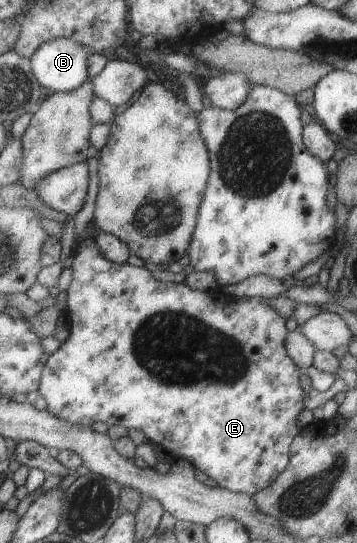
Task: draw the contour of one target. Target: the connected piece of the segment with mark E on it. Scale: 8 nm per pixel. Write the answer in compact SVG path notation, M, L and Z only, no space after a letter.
M91 221L80 231L80 235L70 251L68 268L71 271L71 282L67 287L64 317L68 322L67 339L54 353L51 353L42 368L37 391L46 402L45 410L59 420L81 426L91 426L94 422L102 422L108 427L122 425L142 431L146 441L157 446L171 459L186 459L194 468L200 469L207 477L213 479L218 486L234 493L245 493L253 496L257 491L268 487L268 484L280 475L289 462L289 445L298 433L296 417L304 408L302 406L303 391L298 382L301 369L291 360L284 347L284 338L289 332L285 320L265 299L258 296L251 298L232 298L221 293L219 289L211 291L193 290L184 283L160 282L152 276L152 272L144 268L112 263L106 259L95 242L96 229Z

